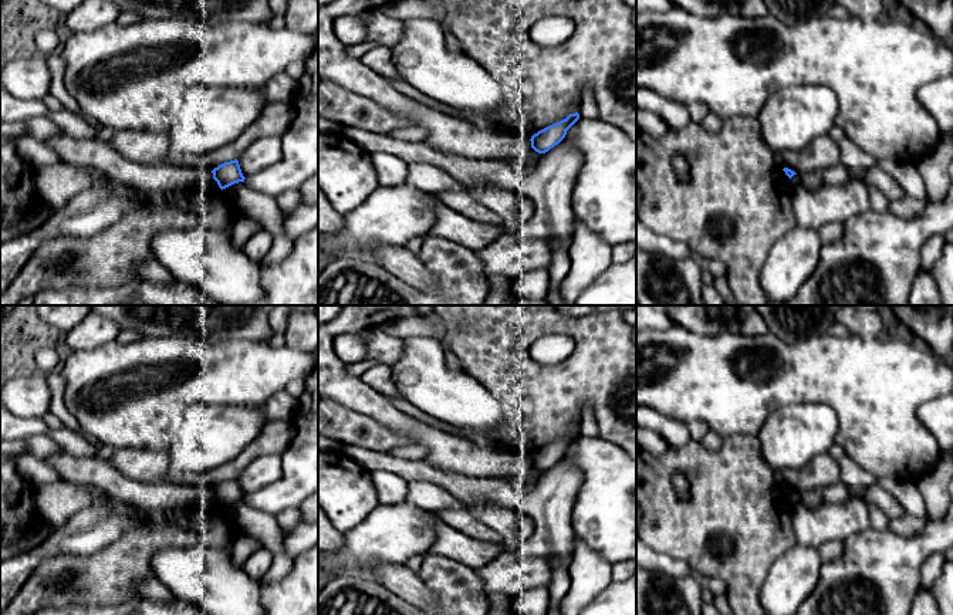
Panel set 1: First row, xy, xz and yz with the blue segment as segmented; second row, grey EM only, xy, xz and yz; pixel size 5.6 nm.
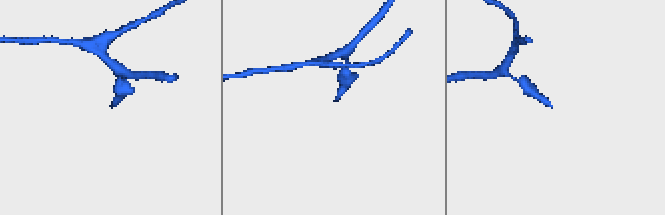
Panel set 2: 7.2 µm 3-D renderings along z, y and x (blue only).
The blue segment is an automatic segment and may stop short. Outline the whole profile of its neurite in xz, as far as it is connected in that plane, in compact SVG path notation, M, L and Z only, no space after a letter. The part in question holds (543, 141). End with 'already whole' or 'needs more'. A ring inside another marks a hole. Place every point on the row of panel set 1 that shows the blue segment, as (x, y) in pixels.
M570 114L565 119L552 124L531 136L531 148L538 153L545 153L558 145L567 135L567 131L579 119L579 114Z; already whole

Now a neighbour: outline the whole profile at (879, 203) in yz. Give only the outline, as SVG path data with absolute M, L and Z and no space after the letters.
M869 189L871 209L878 213L886 213L889 200L876 189Z

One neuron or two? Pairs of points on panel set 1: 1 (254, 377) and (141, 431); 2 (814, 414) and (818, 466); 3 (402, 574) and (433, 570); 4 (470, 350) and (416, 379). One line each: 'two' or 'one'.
1: one
2: two
3: two
4: two

